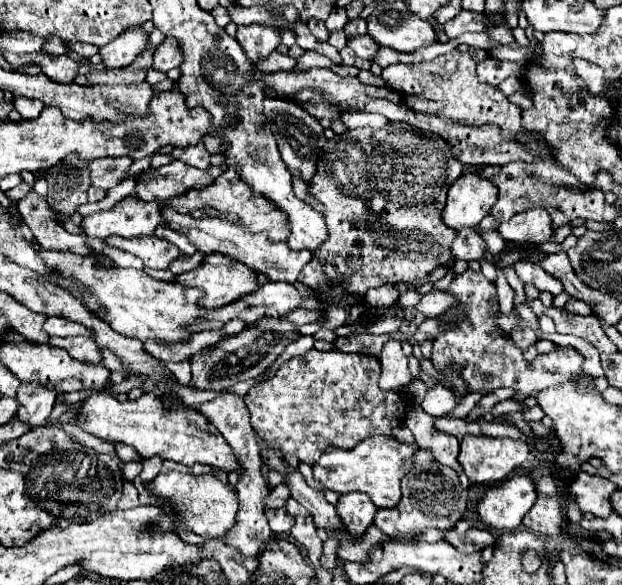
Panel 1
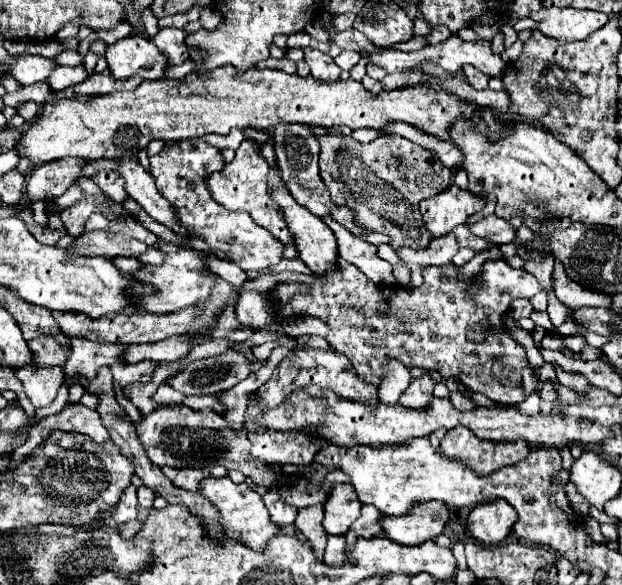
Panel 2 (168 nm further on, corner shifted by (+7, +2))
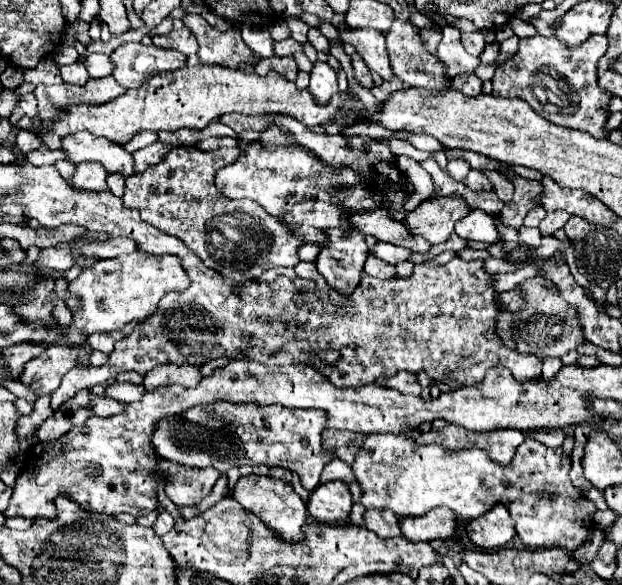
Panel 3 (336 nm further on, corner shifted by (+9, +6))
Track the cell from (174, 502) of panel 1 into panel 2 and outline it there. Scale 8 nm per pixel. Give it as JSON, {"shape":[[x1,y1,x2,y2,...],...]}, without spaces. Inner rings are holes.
{"shape":[[206,478,202,480,202,490,200,490,222,514,222,528,230,534,230,536,244,536,244,540,252,542,250,548,266,548,268,540,272,540,272,536,276,536,280,532,280,528,270,520,270,514,260,498,258,492,254,492,246,482,242,484,234,484,230,478]]}

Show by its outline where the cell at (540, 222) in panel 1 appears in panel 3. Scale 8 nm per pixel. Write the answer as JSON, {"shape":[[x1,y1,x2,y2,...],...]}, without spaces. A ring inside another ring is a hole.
{"shape":[[472,210,466,218,456,222,456,234,466,240,478,240,494,244,500,240,498,228,496,228,496,216,486,214,482,210]]}

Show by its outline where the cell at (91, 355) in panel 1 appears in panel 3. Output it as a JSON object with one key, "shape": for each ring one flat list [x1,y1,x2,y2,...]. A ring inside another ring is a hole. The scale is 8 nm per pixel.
{"shape":[[22,342,22,344,14,344,10,348,4,348,4,358,12,370,12,378,18,378,22,374,22,368,28,360,40,356,48,346,46,344,30,344,30,342]]}

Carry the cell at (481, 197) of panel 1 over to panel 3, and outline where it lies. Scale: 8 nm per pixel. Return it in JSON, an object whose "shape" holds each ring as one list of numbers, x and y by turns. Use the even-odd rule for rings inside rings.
{"shape":[[434,196,418,204,406,218,404,226,410,234,426,238,430,244,446,242,454,232,454,224,470,214,470,206,460,196]]}

